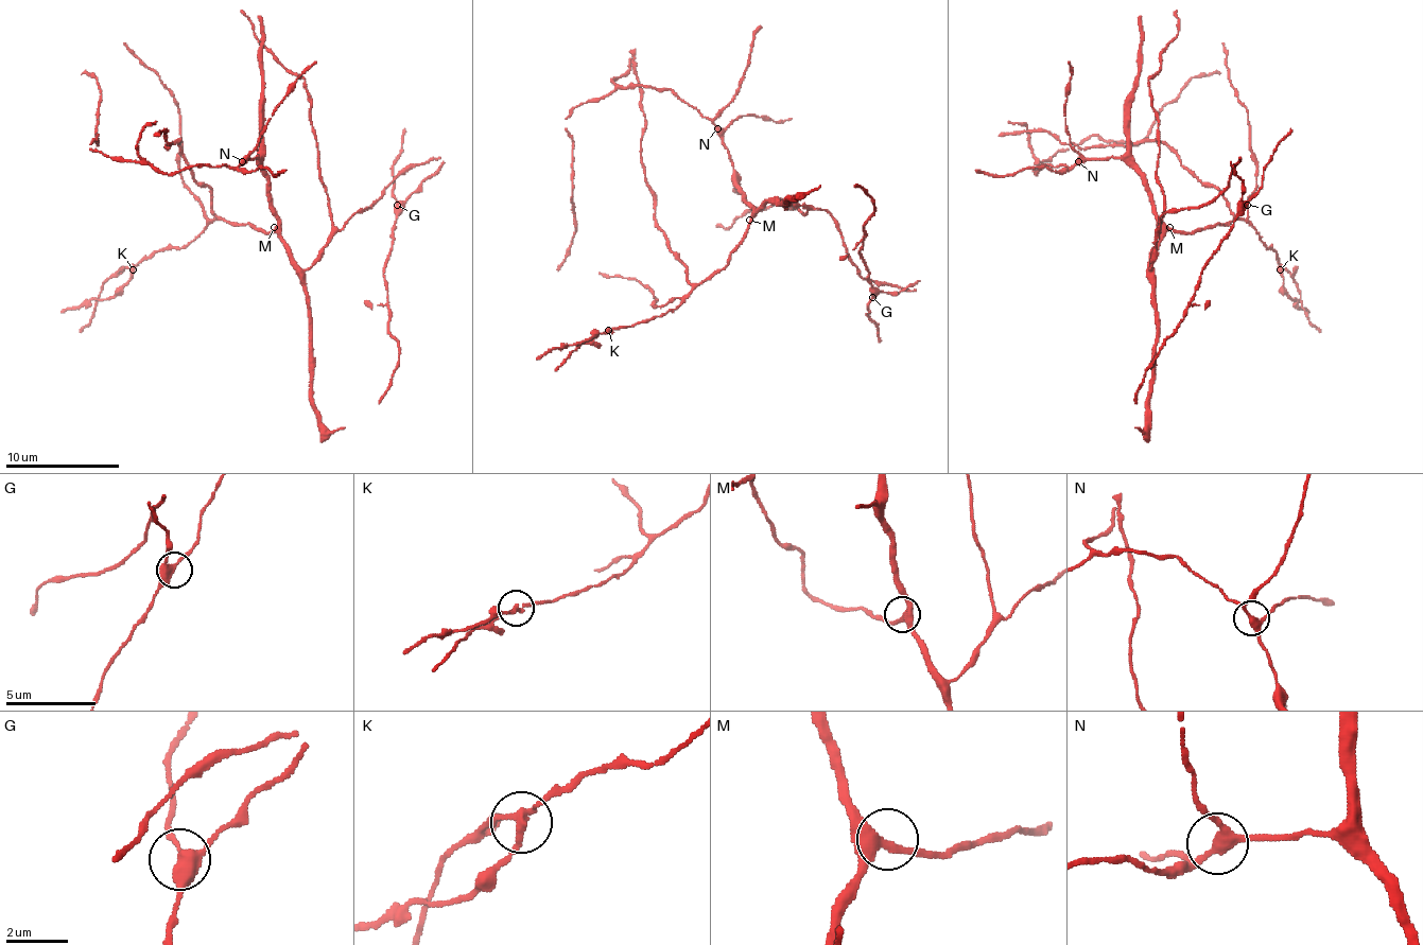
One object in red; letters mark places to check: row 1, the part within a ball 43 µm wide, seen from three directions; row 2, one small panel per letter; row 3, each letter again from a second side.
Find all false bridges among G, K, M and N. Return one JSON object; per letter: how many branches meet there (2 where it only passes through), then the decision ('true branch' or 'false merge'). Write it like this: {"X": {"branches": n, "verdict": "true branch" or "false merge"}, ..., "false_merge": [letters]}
{"G": {"branches": 3, "verdict": "true branch"}, "K": {"branches": 3, "verdict": "false merge"}, "M": {"branches": 3, "verdict": "true branch"}, "N": {"branches": 4, "verdict": "true branch"}, "false_merge": ["K"]}

